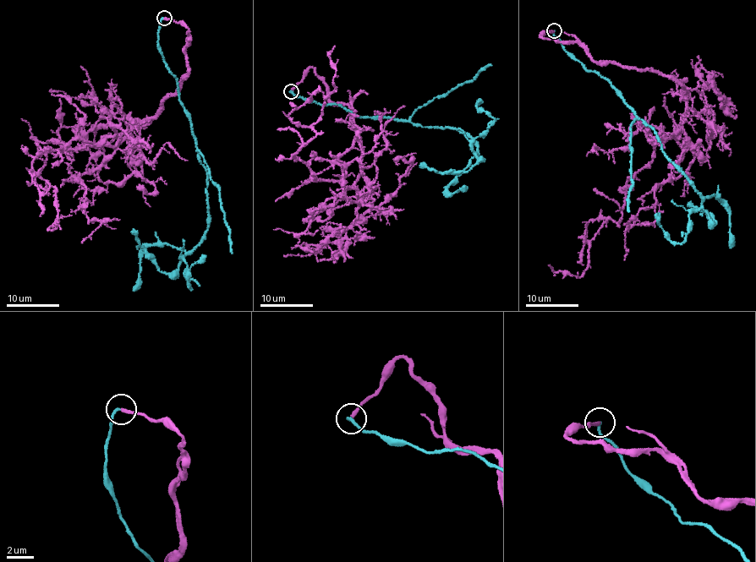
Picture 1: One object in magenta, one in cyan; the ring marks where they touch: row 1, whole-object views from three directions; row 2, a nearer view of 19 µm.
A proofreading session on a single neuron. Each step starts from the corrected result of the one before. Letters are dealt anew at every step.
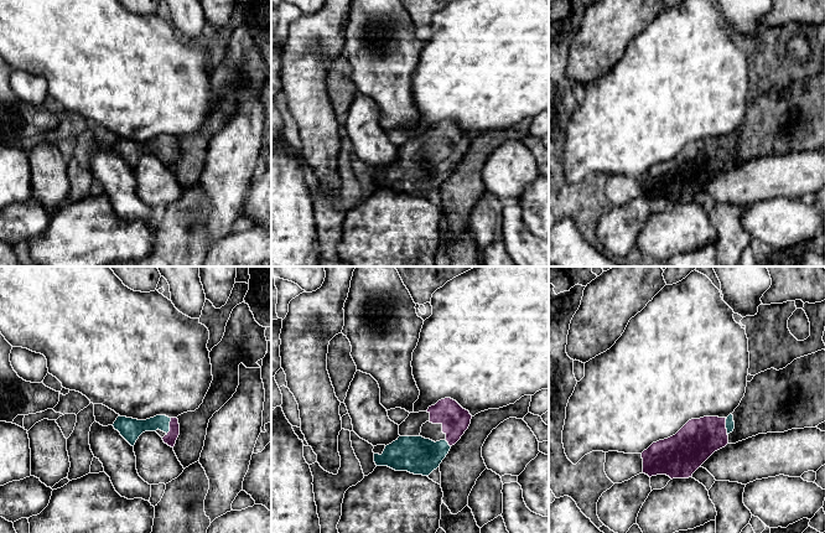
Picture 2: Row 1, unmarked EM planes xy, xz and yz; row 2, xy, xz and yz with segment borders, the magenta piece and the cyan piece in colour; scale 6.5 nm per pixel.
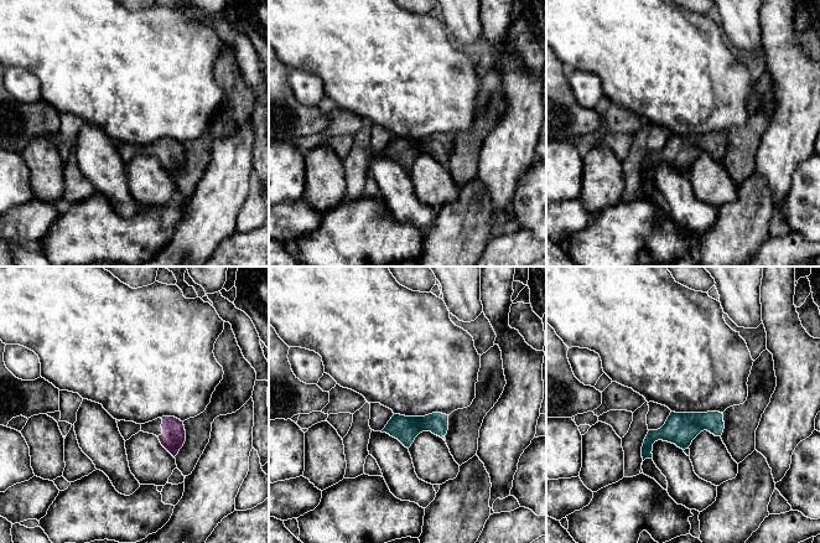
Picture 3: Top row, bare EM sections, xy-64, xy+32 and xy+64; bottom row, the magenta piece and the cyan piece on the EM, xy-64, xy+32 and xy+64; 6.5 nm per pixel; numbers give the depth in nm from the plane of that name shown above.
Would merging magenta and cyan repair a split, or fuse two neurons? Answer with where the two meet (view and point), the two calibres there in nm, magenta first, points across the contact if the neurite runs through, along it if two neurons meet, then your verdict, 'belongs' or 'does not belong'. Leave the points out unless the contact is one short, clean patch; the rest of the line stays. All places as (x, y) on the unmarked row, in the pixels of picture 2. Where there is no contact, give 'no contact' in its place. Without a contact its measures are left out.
xy (170, 148) | 80/140 nm | across xy (170, 161), (170, 148), (141, 148), (131, 151) | belongs

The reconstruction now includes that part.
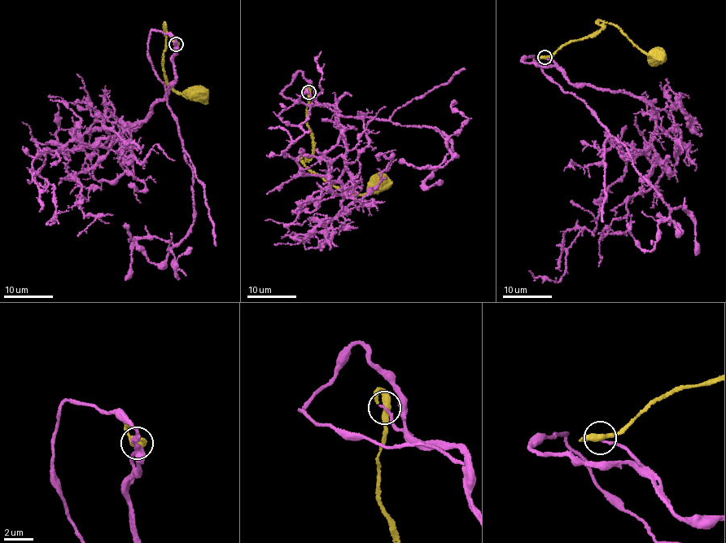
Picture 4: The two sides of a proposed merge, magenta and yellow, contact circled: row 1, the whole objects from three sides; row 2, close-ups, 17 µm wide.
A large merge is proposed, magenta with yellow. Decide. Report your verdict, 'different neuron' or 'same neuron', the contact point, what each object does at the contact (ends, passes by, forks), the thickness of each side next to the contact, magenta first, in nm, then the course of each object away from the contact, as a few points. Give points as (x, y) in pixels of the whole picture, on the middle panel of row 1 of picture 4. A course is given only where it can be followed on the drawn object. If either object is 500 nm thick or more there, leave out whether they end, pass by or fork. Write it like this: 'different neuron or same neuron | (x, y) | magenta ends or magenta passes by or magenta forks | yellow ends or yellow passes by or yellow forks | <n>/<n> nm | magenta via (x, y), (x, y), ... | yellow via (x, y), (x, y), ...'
same neuron | (308, 92) | magenta ends | yellow passes by | 160/400 nm | magenta via (308, 92), (334, 107), (346, 192), (284, 154), (323, 91), (321, 51) | yellow via (308, 92), (307, 118), (312, 148), (311, 158), (304, 163), (306, 167), (349, 194), (363, 194), (378, 183)

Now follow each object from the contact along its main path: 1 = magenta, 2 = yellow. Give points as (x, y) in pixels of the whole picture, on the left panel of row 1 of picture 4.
1: (175, 44), (176, 81), (143, 120), (108, 146), (34, 159), (34, 181), (54, 186), (46, 224), (68, 211)
2: (176, 44), (173, 45), (164, 28), (166, 38), (162, 62), (168, 82), (177, 90), (196, 94)

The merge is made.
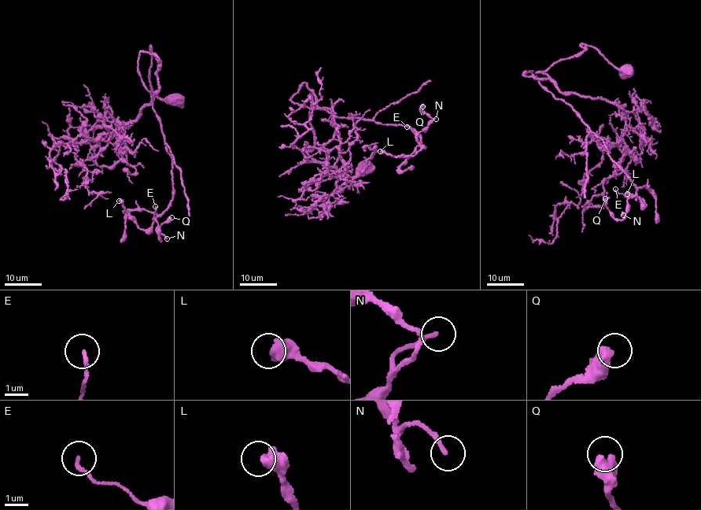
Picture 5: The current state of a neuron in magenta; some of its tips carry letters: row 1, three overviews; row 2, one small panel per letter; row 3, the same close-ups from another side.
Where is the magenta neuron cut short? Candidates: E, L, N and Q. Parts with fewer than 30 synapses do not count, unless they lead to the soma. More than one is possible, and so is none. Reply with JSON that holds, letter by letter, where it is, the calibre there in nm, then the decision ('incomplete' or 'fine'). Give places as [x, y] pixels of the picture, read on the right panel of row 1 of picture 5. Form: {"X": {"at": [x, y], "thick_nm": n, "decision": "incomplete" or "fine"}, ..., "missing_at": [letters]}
{"E": {"at": [615, 189], "thick_nm": 140, "decision": "fine"}, "L": {"at": [627, 194], "thick_nm": 550, "decision": "fine"}, "N": {"at": [623, 215], "thick_nm": 160, "decision": "fine"}, "Q": {"at": [605, 198], "thick_nm": 550, "decision": "fine"}, "missing_at": []}

